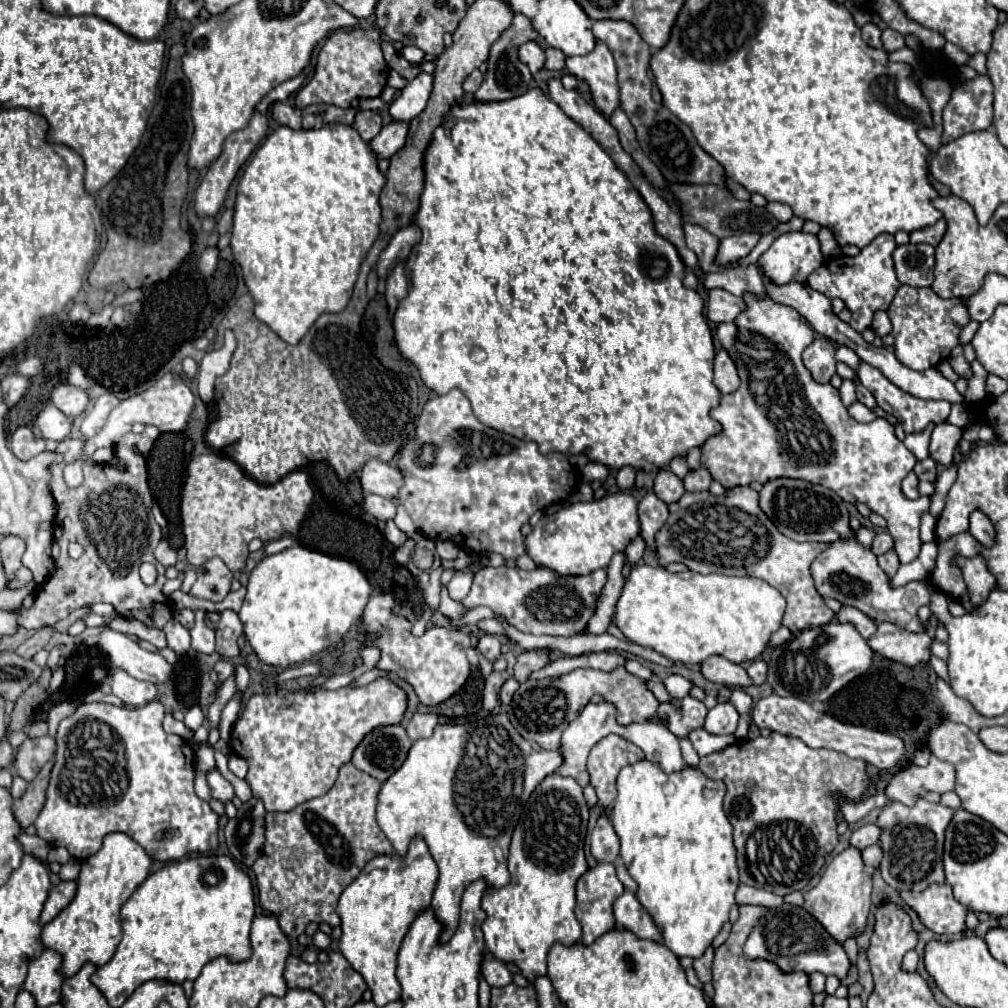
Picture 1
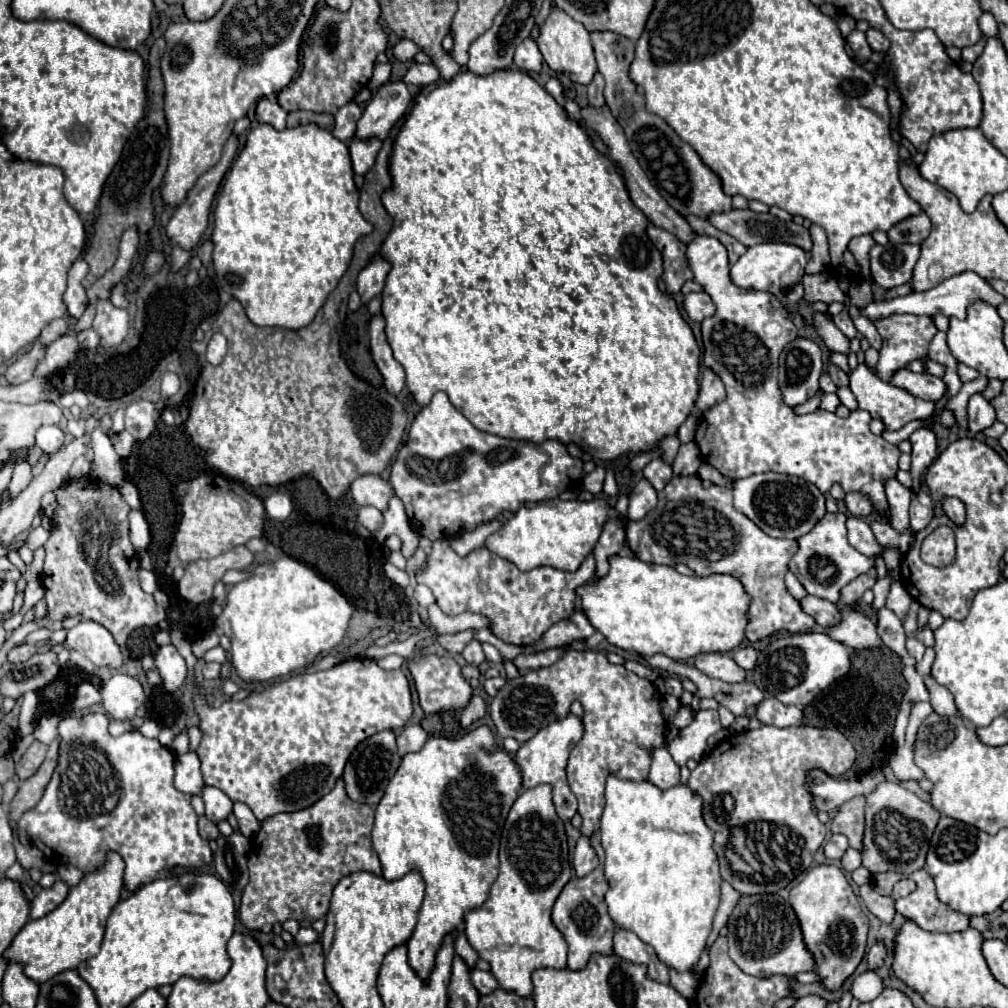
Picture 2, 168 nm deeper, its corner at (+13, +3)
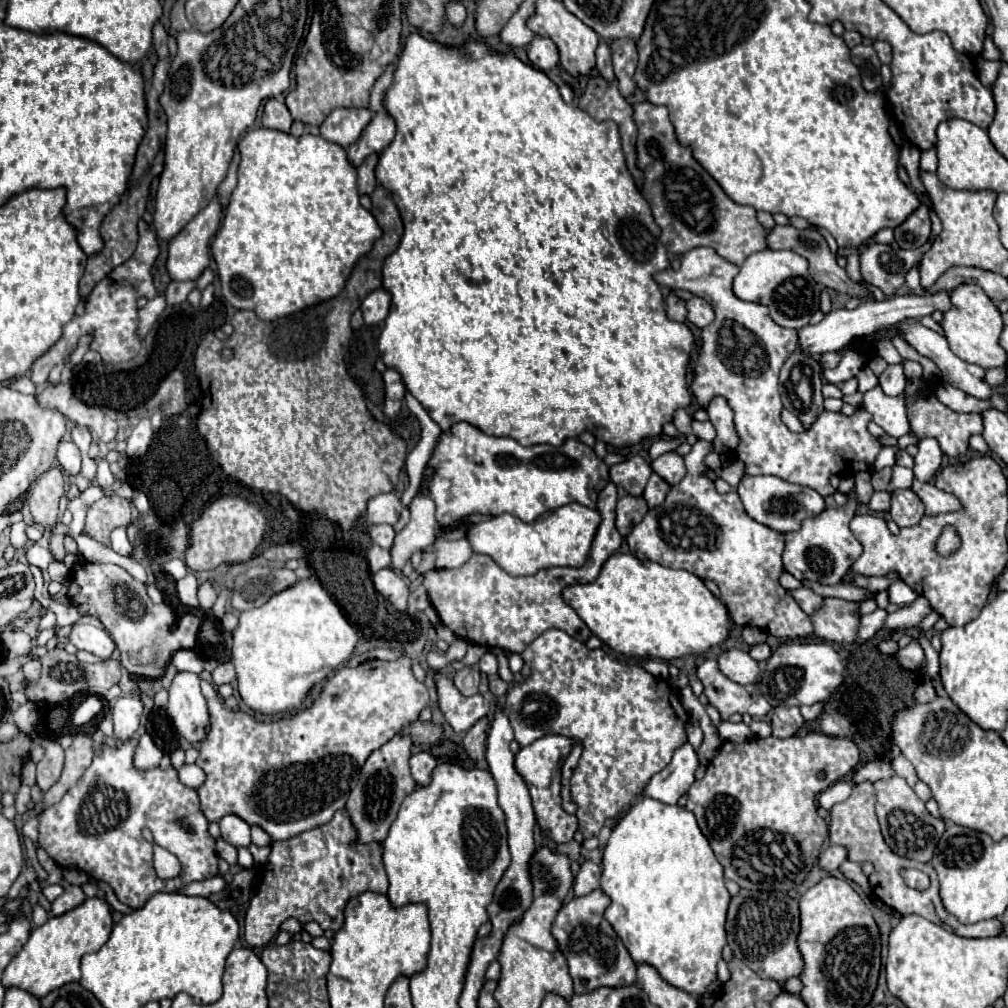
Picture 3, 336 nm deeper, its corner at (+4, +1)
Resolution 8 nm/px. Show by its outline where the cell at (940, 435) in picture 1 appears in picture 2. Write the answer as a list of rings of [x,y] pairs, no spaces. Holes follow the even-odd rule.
[[[917,429],[909,437],[909,441],[913,445],[909,473],[913,477],[913,485],[919,485],[925,469],[937,459],[937,439],[935,439],[931,429]]]

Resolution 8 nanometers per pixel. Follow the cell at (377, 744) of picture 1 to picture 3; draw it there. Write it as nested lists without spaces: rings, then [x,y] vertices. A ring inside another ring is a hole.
[[[398,733],[394,735],[386,745],[378,747],[364,763],[362,771],[360,771],[360,779],[358,785],[350,791],[346,809],[352,817],[352,823],[358,831],[358,839],[362,843],[370,843],[370,841],[384,841],[386,833],[390,829],[390,823],[396,819],[398,815],[398,807],[402,803],[402,799],[412,793],[414,789],[414,779],[410,775],[410,767],[408,767],[408,759],[412,755],[412,739],[406,733]]]

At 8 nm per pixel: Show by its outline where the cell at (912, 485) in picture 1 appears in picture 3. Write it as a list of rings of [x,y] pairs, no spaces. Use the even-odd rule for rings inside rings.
[[[898,489],[892,493],[890,517],[898,527],[914,527],[924,517],[924,503],[912,489]]]

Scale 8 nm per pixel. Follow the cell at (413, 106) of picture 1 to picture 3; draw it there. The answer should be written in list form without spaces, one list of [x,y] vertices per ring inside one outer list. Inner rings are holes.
[[[378,111],[364,127],[360,139],[348,147],[348,159],[358,167],[370,153],[382,153],[394,139],[396,125],[388,111]]]

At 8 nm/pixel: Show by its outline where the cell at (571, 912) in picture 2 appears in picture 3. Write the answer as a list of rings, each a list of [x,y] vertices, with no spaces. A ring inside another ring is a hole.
[[[594,889],[588,895],[574,897],[572,901],[568,901],[558,911],[556,921],[552,925],[552,935],[556,937],[560,951],[568,961],[576,993],[586,993],[602,985],[620,987],[636,981],[636,965],[622,939],[618,939],[614,927],[610,927],[610,923],[604,917],[608,905],[610,897],[602,889]]]

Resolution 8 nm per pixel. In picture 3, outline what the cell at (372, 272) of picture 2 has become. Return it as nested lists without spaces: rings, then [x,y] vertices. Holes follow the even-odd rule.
[[[378,287],[368,293],[368,297],[362,301],[362,313],[366,325],[378,325],[386,319],[390,309],[390,293],[384,287]]]

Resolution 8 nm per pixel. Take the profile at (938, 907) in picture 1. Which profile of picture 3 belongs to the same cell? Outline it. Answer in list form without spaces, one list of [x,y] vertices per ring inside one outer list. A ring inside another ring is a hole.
[[[858,783],[854,785],[854,791],[852,795],[842,801],[842,803],[836,803],[832,807],[832,821],[830,821],[830,843],[834,845],[844,845],[848,849],[848,857],[852,861],[858,861],[858,863],[866,863],[866,861],[872,861],[874,863],[874,873],[870,875],[870,885],[872,885],[872,891],[874,895],[884,901],[886,905],[890,905],[894,911],[898,911],[900,915],[920,915],[940,927],[944,927],[946,931],[950,933],[956,933],[960,937],[994,937],[994,935],[1000,935],[1000,921],[998,919],[986,919],[986,921],[978,921],[974,925],[964,925],[960,923],[952,913],[948,913],[942,905],[942,899],[940,899],[940,885],[938,885],[938,877],[936,877],[936,871],[932,867],[932,863],[918,863],[918,861],[910,861],[910,859],[904,859],[904,857],[898,857],[890,851],[890,847],[884,843],[884,837],[880,833],[880,827],[878,827],[878,819],[876,819],[876,813],[874,813],[874,805],[876,805],[876,791],[874,791],[874,785],[872,783]],[[902,869],[922,869],[928,877],[930,877],[930,887],[926,891],[914,891],[910,887],[906,887],[900,871]]]

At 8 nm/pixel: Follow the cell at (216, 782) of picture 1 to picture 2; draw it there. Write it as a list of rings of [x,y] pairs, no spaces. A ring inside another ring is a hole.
[[[203,787],[201,797],[205,801],[205,817],[209,821],[221,823],[221,821],[225,821],[233,813],[233,803],[219,789],[205,789]]]

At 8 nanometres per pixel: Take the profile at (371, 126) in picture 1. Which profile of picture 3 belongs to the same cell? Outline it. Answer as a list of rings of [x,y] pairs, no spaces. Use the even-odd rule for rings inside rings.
[[[344,107],[334,109],[320,125],[320,135],[346,149],[360,137],[370,117],[372,117],[370,109],[344,109]]]

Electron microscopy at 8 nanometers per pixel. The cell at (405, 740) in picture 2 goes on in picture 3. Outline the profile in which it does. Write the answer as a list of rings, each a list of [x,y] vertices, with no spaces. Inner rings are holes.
[[[418,751],[410,757],[410,769],[412,777],[418,785],[426,785],[430,781],[430,773],[436,767],[438,759],[430,751]]]

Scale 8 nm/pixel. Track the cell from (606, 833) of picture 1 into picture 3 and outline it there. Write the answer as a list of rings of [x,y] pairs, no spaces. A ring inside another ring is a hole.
[[[584,861],[578,875],[576,875],[576,881],[574,881],[574,893],[576,897],[580,895],[586,895],[590,891],[594,891],[600,883],[600,877],[602,877],[602,867],[596,865],[594,861]]]

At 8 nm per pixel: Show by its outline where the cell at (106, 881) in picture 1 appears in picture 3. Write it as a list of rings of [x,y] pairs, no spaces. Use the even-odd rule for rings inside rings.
[[[88,897],[76,909],[48,919],[44,925],[34,927],[28,943],[8,963],[2,983],[4,987],[22,987],[36,997],[48,995],[66,983],[80,979],[80,961],[86,953],[96,953],[112,933],[112,907],[102,897]]]

